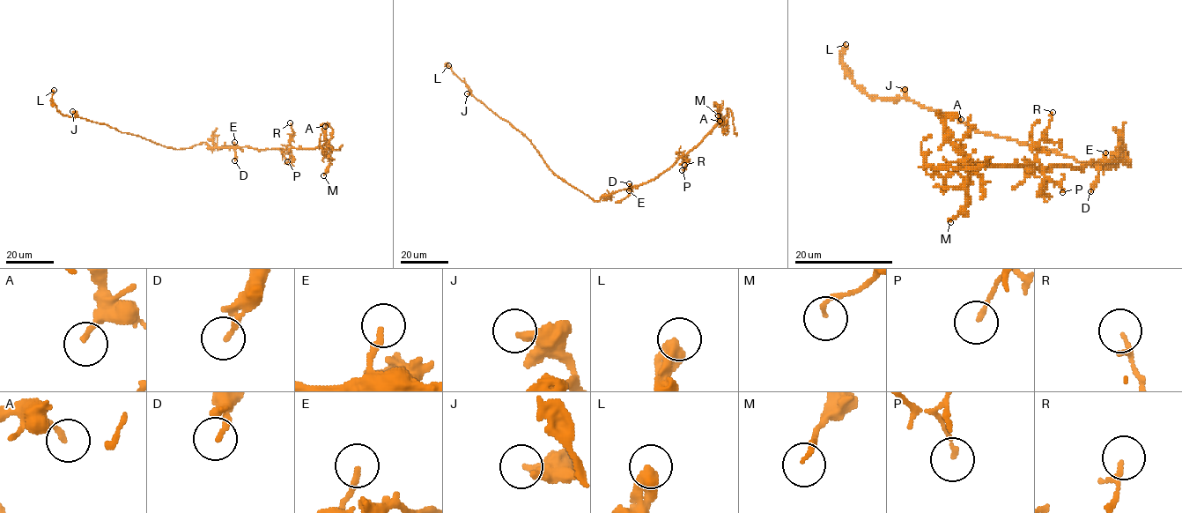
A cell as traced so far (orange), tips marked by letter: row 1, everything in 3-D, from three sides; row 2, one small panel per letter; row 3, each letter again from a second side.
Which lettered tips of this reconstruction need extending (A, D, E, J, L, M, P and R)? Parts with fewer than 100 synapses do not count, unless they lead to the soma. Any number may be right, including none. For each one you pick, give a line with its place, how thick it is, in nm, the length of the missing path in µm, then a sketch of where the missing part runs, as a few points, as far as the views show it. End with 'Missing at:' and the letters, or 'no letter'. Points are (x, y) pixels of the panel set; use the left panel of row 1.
Missing at: no letter

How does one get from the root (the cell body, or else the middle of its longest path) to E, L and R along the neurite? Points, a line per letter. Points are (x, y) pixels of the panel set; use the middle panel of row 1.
E: (587, 194), (599, 201), (605, 195), (629, 190)
L: (587, 194), (558, 177), (531, 142), (477, 100), (448, 65)
R: (587, 194), (599, 201), (605, 195), (631, 189), (654, 179), (685, 155), (688, 162), (684, 165)

